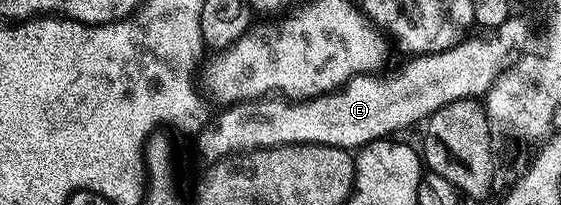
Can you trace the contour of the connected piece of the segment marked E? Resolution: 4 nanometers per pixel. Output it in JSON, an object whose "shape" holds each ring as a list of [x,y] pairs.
{"shape":[[[509,16],[502,25],[485,34],[488,34],[485,38],[469,36],[454,48],[437,54],[409,57],[408,63],[397,74],[390,74],[386,78],[380,78],[384,76],[376,74],[353,74],[350,81],[344,83],[340,89],[319,94],[316,98],[281,100],[276,96],[265,96],[253,98],[251,102],[237,102],[229,105],[221,109],[224,111],[217,118],[215,115],[211,124],[199,131],[197,138],[200,139],[197,140],[196,146],[200,149],[201,156],[208,158],[209,163],[213,163],[230,154],[243,154],[245,150],[264,150],[267,146],[289,146],[299,142],[313,142],[327,146],[340,146],[346,151],[351,151],[352,146],[363,148],[369,142],[391,139],[399,135],[396,134],[399,130],[404,130],[415,122],[423,123],[434,112],[438,112],[438,108],[454,100],[479,99],[487,95],[494,80],[506,69],[513,55],[521,49],[519,46],[524,42],[524,22],[516,16]]]}

